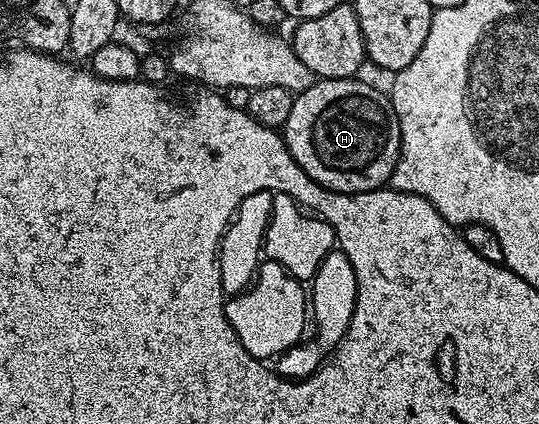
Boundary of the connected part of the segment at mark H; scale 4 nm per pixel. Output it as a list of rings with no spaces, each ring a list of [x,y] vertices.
[[[357,77],[317,79],[307,91],[295,97],[284,127],[286,147],[296,164],[300,164],[312,181],[337,194],[363,194],[383,189],[396,168],[402,147],[400,124],[389,97],[385,93],[378,94],[376,87],[358,81]]]

